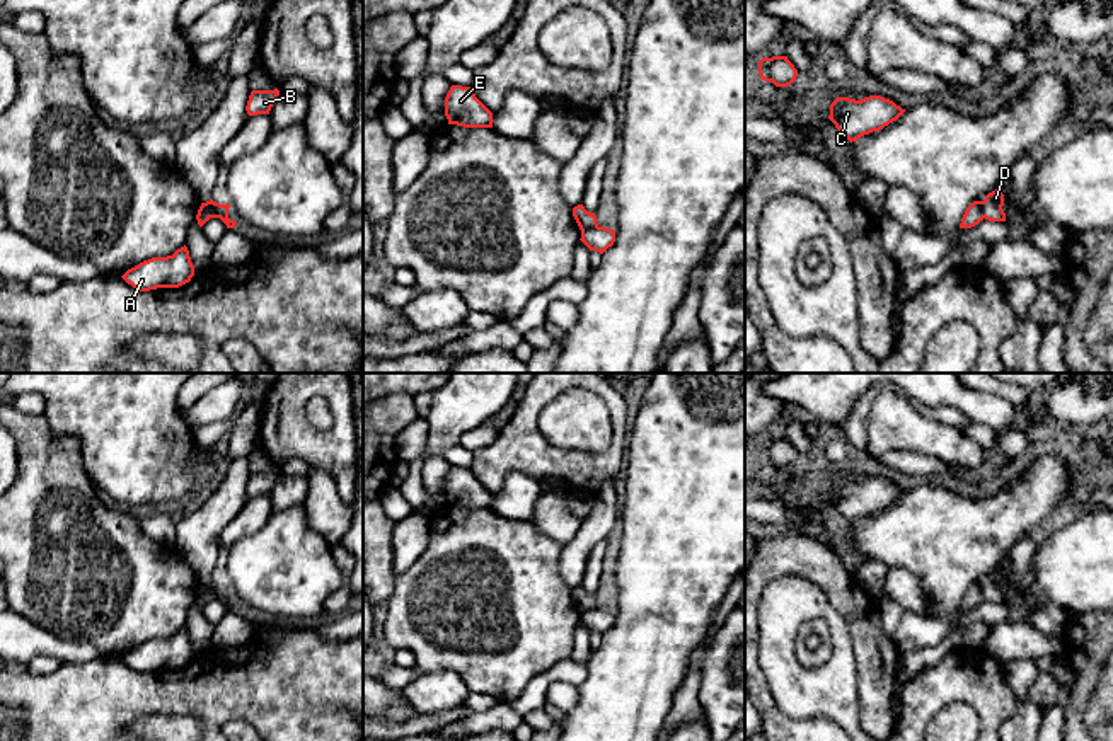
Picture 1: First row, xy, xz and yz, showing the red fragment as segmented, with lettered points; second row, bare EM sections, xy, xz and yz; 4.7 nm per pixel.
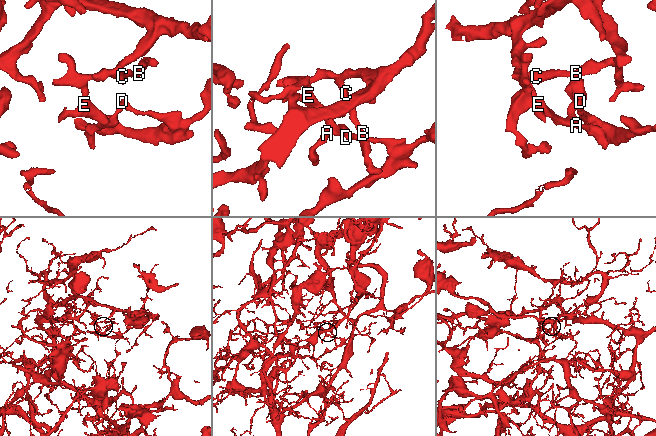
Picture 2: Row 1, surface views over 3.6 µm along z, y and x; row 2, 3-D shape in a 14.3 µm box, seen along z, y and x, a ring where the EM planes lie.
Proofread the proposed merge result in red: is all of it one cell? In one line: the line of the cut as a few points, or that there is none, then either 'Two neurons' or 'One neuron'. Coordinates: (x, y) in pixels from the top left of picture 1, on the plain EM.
Split along xz (597, 607), (582, 612). Two neurons

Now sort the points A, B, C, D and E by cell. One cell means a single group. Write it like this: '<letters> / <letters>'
A B C E / D

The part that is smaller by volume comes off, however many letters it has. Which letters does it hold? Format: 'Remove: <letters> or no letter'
Remove: D

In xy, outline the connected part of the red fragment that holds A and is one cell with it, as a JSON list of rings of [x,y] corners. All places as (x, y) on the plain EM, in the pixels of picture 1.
[[[187,629],[177,630],[167,639],[152,639],[128,651],[121,659],[140,673],[157,669],[179,669],[191,663],[194,647]]]

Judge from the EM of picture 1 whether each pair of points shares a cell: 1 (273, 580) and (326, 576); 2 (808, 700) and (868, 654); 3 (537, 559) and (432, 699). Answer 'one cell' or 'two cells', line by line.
1: one cell
2: two cells
3: two cells

